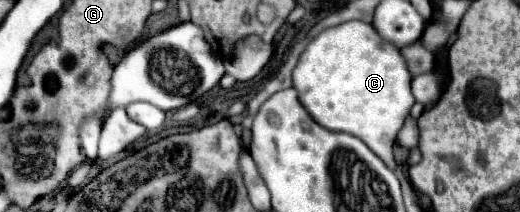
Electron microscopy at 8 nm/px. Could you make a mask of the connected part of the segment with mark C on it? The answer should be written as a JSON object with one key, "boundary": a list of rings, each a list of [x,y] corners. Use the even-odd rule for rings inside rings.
{"boundary":[[[359,20],[343,22],[339,26],[323,30],[307,44],[297,66],[293,68],[293,88],[299,92],[299,102],[311,114],[311,118],[315,118],[315,122],[323,124],[327,130],[347,132],[363,140],[385,162],[389,170],[397,168],[391,150],[395,144],[395,134],[399,132],[405,116],[415,104],[409,82],[411,82],[411,74],[399,50],[393,44],[381,40],[381,36],[375,32],[371,24]]]}

